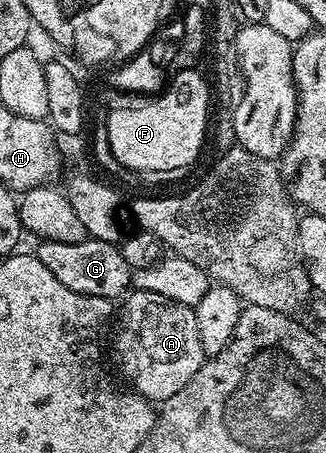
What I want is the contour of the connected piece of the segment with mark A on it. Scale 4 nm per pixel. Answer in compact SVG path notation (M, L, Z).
M137 290L131 291L121 304L116 316L118 329L114 332L114 360L123 378L130 383L127 385L133 391L139 392L146 400L161 402L172 398L176 390L188 386L192 374L196 374L196 370L200 370L200 366L208 359L204 354L204 346L200 346L200 329L196 326L194 310L180 302L172 302L172 298L164 298L164 294Z

